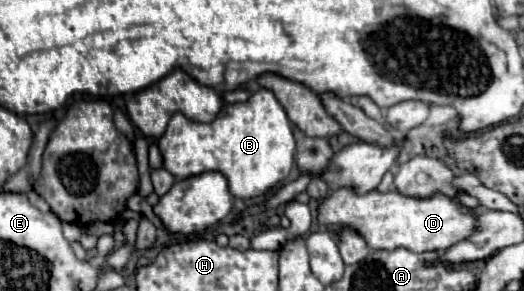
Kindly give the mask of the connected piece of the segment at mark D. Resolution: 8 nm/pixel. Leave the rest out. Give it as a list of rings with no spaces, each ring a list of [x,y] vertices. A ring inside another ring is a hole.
[[[338,188],[320,204],[318,218],[332,234],[334,226],[358,226],[358,230],[366,234],[366,242],[370,242],[372,250],[406,248],[420,254],[426,250],[448,250],[450,246],[470,238],[470,234],[476,232],[478,210],[478,198],[468,192],[458,192],[456,196],[438,192],[430,198],[412,198],[398,190],[370,190],[358,194],[352,188]],[[462,208],[470,208],[470,212],[464,212]]]

